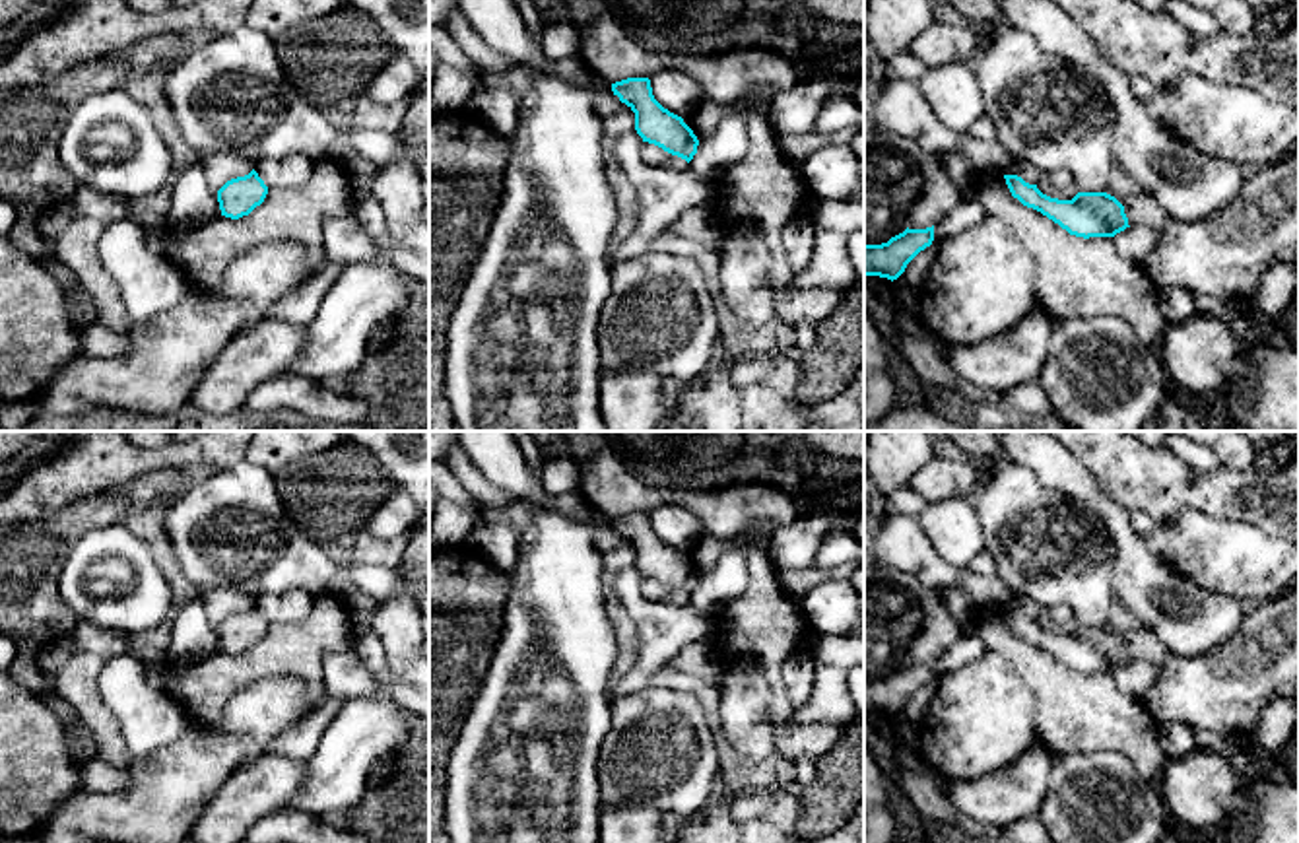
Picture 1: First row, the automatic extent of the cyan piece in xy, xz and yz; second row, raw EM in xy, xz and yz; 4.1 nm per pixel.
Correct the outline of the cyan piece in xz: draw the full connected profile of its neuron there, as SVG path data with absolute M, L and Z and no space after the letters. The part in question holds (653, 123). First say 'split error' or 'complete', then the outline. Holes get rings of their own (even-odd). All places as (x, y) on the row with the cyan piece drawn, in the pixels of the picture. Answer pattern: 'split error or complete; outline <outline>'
complete; outline M627 78L612 84L614 95L635 113L635 130L643 142L685 159L697 153L699 140L682 117L664 109L652 95L649 78Z

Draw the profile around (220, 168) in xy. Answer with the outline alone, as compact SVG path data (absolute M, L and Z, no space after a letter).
M231 153L200 155L200 165L206 173L208 185L219 190L227 181L245 177L252 171L250 161Z

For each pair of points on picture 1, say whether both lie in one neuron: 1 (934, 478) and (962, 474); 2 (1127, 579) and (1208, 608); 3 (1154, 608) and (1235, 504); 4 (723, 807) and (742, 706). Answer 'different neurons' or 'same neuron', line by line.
1: same neuron
2: same neuron
3: different neurons
4: same neuron

